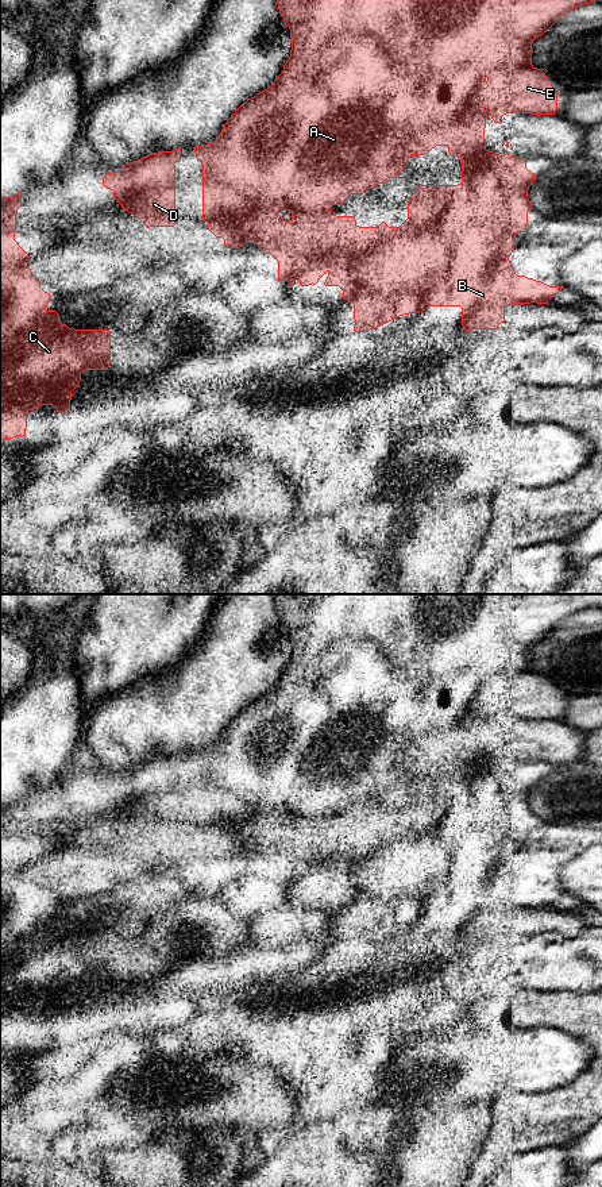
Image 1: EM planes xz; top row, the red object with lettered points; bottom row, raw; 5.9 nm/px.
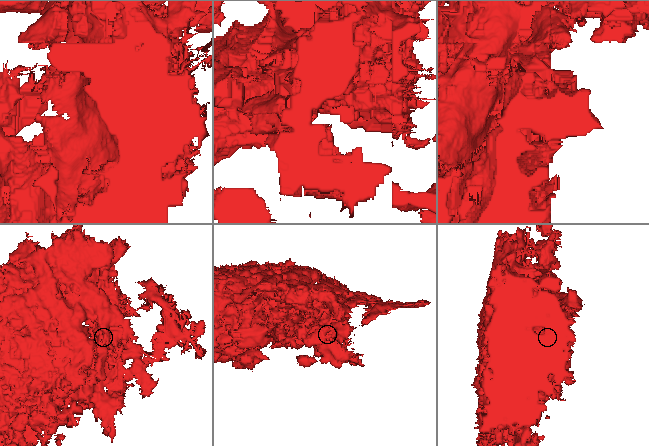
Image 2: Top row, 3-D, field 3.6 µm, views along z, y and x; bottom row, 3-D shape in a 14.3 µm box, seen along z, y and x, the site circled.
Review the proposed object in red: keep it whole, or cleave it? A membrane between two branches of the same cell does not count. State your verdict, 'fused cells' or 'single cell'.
fused cells

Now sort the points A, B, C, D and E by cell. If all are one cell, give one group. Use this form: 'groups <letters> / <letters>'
groups A B C E / D

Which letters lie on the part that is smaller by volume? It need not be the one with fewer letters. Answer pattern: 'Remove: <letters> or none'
Remove: D

